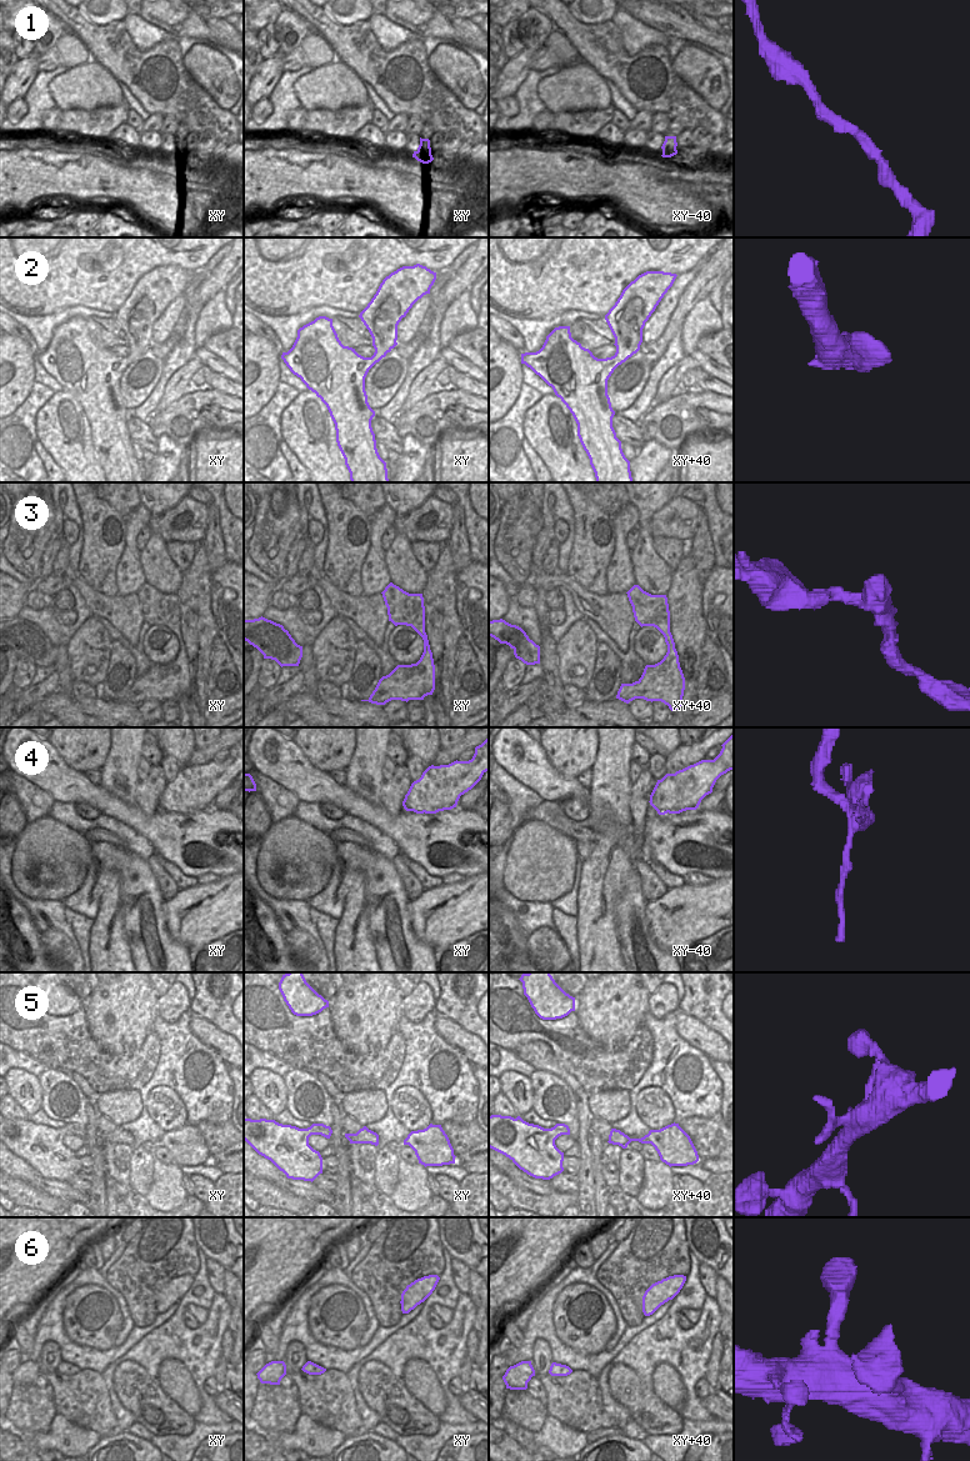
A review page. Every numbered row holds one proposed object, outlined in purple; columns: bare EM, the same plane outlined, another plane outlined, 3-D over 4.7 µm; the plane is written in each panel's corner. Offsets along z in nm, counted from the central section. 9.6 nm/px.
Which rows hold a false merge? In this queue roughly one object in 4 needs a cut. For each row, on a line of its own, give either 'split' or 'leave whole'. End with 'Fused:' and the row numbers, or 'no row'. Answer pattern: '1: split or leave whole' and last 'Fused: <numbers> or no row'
1: leave whole
2: leave whole
3: leave whole
4: split
5: leave whole
6: leave whole
Fused: 4

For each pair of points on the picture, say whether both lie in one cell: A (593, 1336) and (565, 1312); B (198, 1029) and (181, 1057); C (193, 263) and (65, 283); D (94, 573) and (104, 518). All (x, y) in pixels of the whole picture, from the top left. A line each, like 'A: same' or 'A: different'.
A: same
B: different
C: same
D: same

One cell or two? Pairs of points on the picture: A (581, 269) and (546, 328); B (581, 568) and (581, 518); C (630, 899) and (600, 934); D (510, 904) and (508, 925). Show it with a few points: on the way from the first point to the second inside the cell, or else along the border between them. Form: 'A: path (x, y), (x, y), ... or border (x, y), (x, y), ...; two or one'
A: border (583, 310), (569, 309), (543, 318), (525, 319); two
B: path (583, 555), (583, 530); one
C: border (623, 887), (615, 906), (615, 934), (619, 945); two
D: border (501, 902), (514, 916), (521, 935); two

